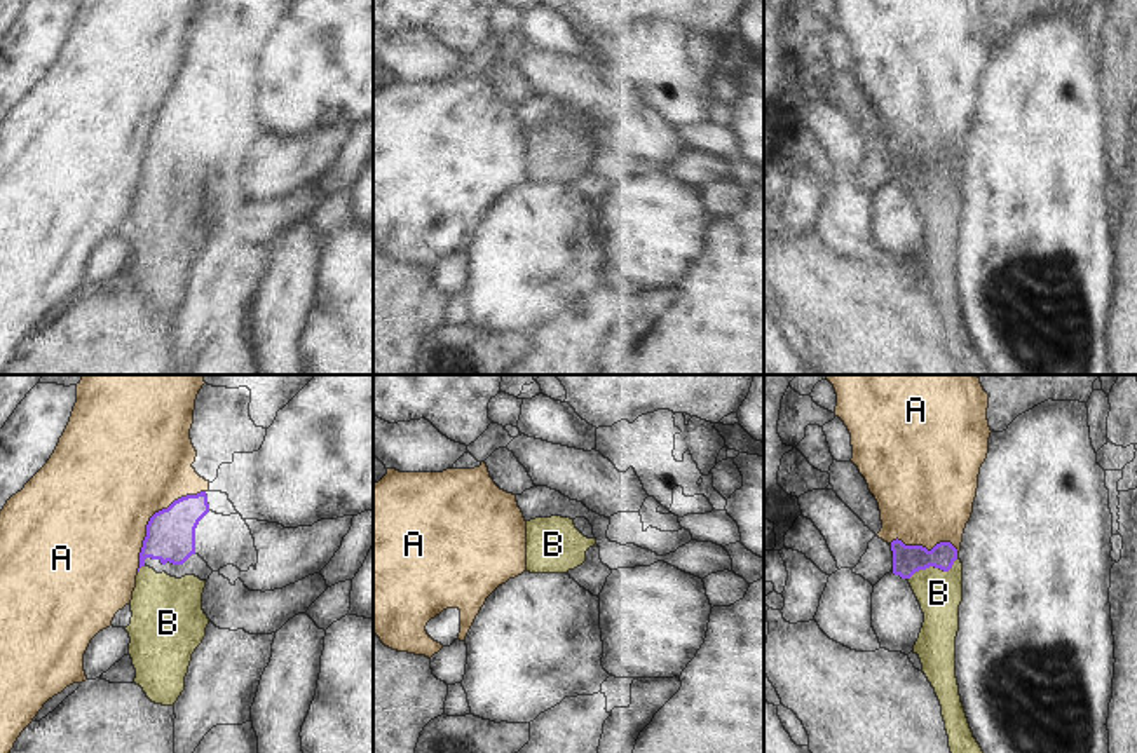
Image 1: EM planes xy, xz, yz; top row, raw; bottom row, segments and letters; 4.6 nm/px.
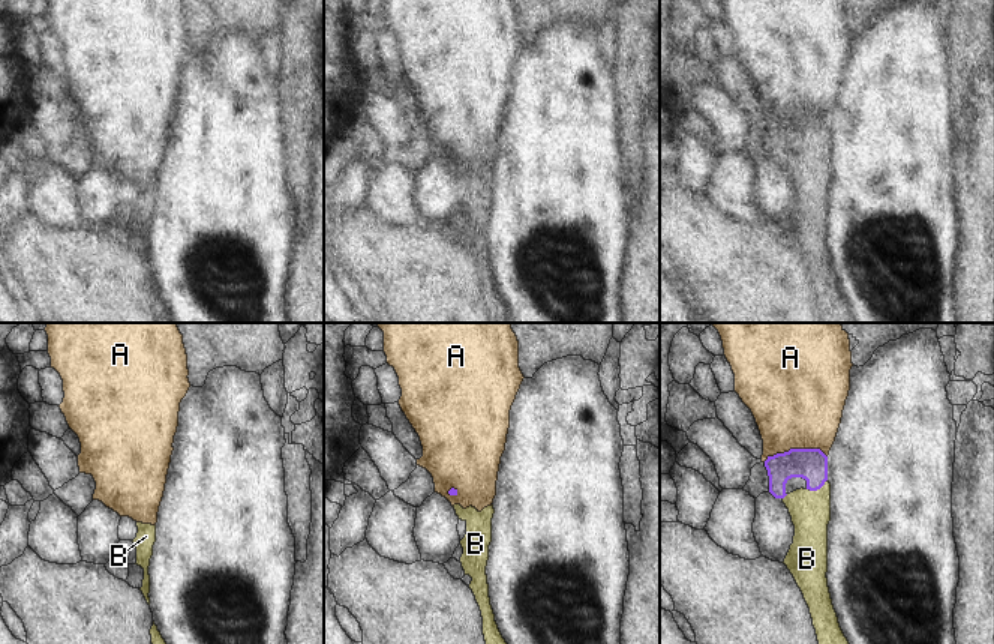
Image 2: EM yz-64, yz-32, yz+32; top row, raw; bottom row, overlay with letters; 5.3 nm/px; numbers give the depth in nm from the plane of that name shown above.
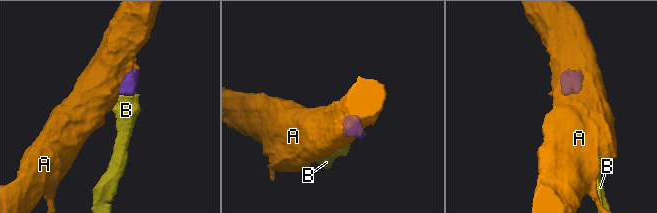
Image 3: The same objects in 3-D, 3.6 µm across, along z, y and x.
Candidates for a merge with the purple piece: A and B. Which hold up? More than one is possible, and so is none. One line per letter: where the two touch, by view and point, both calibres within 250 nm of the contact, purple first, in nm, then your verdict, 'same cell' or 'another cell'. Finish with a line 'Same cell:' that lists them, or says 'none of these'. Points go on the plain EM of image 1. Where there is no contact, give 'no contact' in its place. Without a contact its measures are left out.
A: xy (150, 128) | 220/500 nm | another cell
B: yz (933, 175) | 140/200 nm | same cell
Same cell: B

